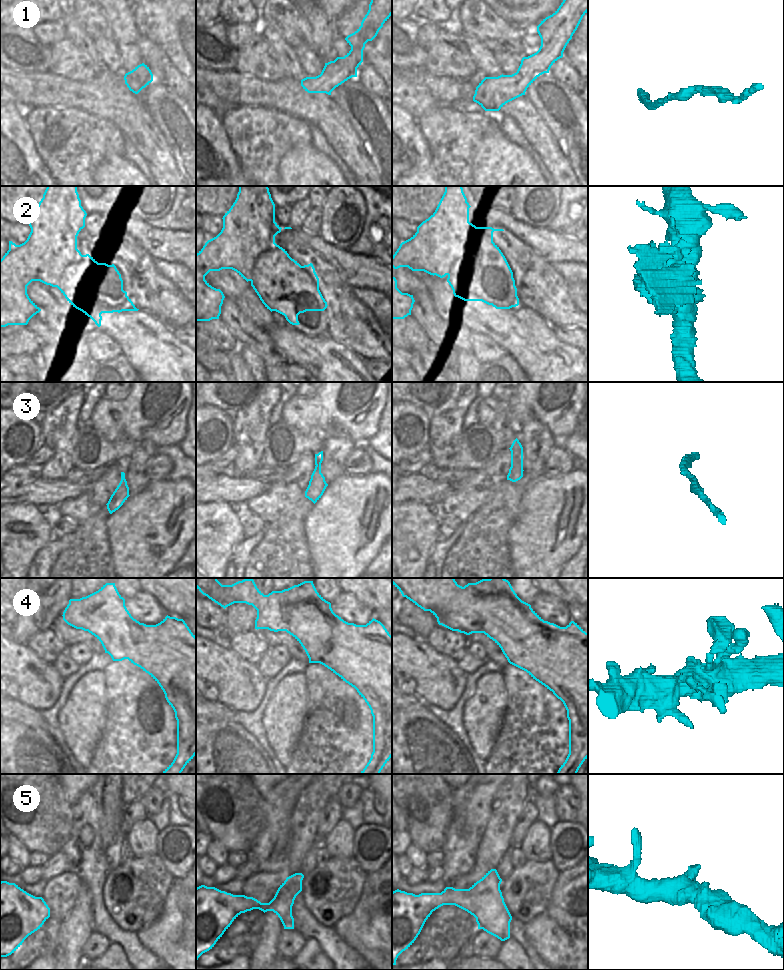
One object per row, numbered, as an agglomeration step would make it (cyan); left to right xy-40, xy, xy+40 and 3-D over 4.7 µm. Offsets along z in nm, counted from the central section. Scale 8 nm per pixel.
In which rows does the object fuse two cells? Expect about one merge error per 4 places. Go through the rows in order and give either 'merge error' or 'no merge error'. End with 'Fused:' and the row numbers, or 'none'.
1: no merge error
2: merge error
3: no merge error
4: no merge error
5: no merge error
Fused: 2

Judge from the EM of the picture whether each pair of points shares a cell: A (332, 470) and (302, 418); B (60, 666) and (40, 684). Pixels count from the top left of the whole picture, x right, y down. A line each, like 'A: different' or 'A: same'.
A: different
B: different

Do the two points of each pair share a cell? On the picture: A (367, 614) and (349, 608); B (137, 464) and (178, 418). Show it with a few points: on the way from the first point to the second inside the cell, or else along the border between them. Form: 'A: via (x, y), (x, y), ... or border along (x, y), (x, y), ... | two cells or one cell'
A: via (363, 614), (353, 611) | one cell
B: border along (138, 442), (150, 440), (157, 447) | two cells

